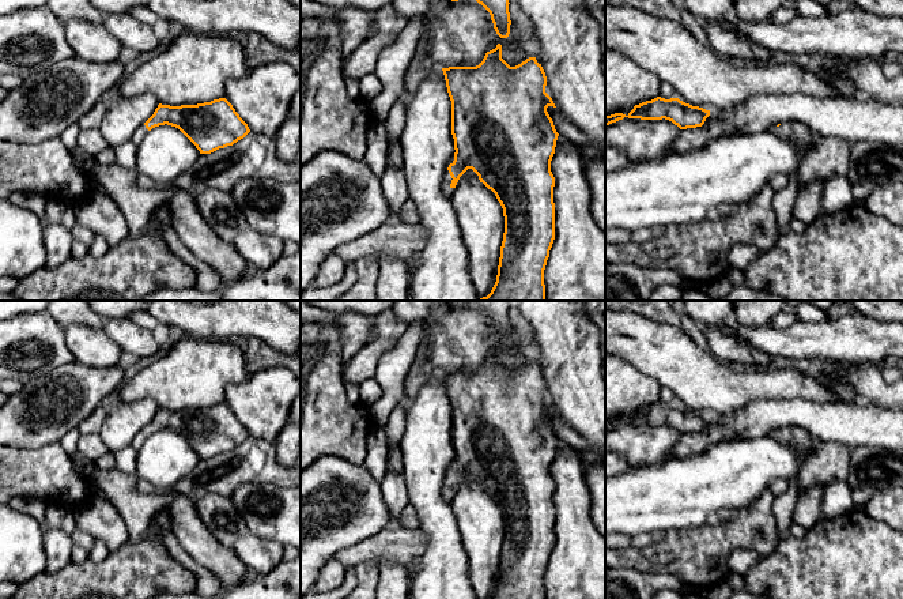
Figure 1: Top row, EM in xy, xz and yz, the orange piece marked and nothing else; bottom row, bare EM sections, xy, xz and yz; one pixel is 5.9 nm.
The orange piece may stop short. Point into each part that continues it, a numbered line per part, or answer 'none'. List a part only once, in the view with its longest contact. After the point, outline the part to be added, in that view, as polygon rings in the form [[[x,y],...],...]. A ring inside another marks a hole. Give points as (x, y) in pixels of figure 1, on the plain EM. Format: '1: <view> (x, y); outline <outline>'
1: xz (446, 494); outline [[[446,474],[445,482],[443,482],[443,489],[442,489],[442,497],[443,497],[446,501],[449,501],[449,502],[452,502],[453,498],[456,497],[456,493],[452,493],[452,491],[450,491],[452,485],[453,485],[453,483],[452,483],[449,475]]]

